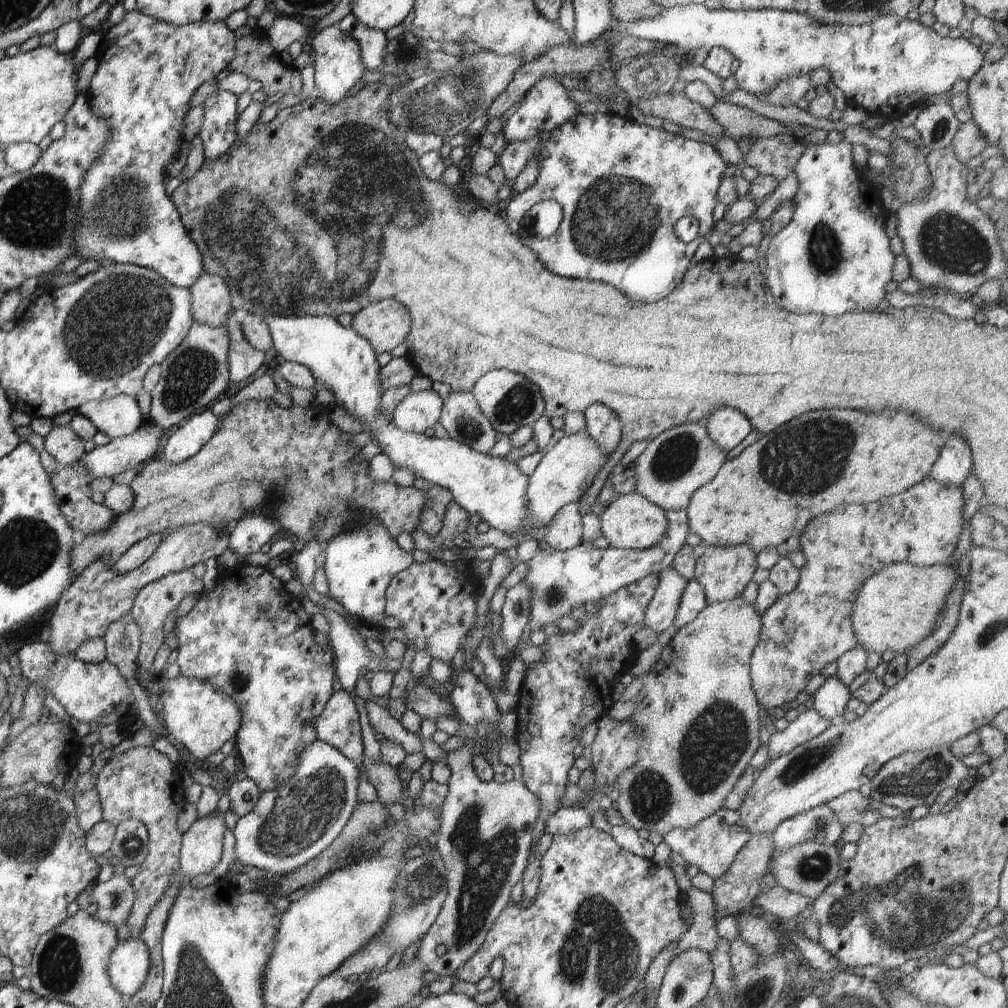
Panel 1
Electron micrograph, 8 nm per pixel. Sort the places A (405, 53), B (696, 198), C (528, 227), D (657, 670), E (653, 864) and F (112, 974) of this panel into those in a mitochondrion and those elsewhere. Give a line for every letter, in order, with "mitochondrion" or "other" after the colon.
A: mitochondrion
B: other
C: other
D: other
E: other
F: other

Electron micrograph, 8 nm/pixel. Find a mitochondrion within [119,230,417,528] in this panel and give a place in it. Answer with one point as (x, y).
(195, 370)

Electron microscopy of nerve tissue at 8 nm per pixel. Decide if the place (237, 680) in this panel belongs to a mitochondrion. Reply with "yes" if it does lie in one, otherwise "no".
yes

